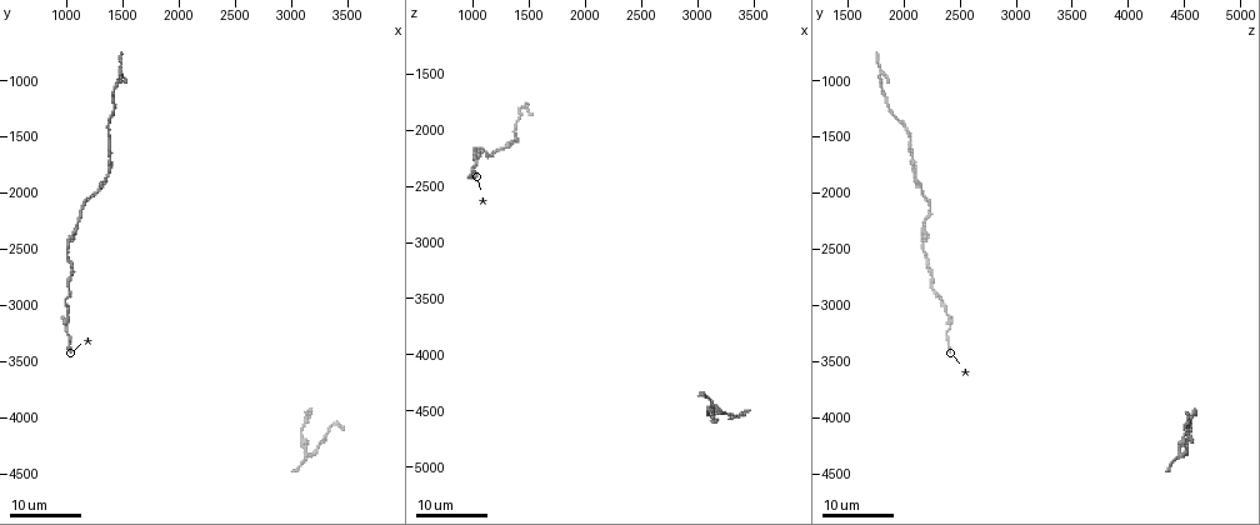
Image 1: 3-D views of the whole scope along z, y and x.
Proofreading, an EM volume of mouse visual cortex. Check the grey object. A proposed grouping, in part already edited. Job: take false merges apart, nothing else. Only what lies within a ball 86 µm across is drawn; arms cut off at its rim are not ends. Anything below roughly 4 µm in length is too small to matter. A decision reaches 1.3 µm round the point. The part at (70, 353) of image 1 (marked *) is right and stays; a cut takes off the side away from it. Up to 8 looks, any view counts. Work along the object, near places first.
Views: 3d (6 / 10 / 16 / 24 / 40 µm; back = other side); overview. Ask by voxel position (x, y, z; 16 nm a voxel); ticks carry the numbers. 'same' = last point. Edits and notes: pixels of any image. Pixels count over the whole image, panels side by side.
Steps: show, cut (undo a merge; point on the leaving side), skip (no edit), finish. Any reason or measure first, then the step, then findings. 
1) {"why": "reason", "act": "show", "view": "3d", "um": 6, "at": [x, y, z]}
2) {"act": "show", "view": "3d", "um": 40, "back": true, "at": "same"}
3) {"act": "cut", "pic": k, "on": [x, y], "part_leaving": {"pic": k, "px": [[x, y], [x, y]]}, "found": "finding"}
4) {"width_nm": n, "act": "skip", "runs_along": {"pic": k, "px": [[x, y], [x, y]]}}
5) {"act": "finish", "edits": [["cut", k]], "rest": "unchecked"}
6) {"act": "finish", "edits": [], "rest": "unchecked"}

{"why": "calibre changes", "act": "show", "view": "3d", "um": 24, "at": [1080, 2360, 2180]}

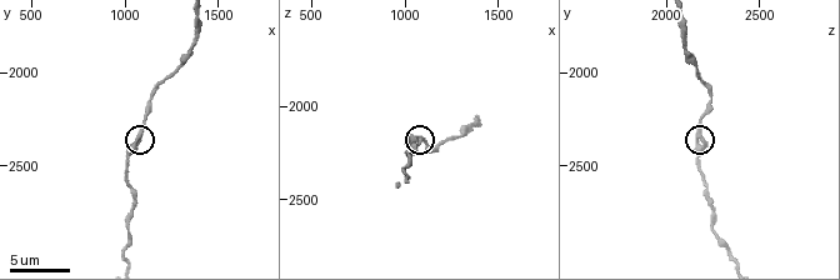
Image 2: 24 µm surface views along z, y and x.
{"act": "show", "view": "3d", "um": 6, "at": [1100, 2320, 2180]}

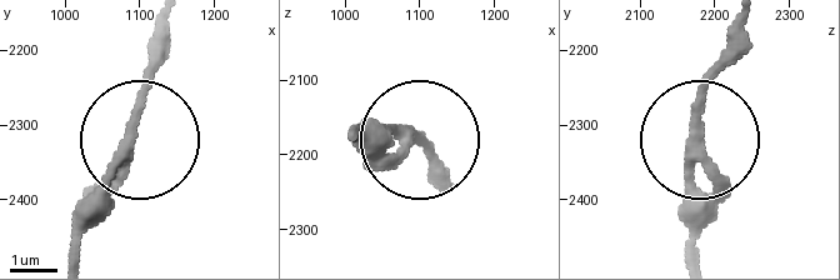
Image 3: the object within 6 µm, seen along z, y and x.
{"act": "skip", "runs_along": {"pic": 3, "px": [[695, 258], [695, 103], [731, 23]]}, "found": "continuous, no second neuron"}

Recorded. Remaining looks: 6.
{"why": "a narrow waist", "act": "show", "view": "3d", "um": 16, "at": [1400, 1540, 2080]}

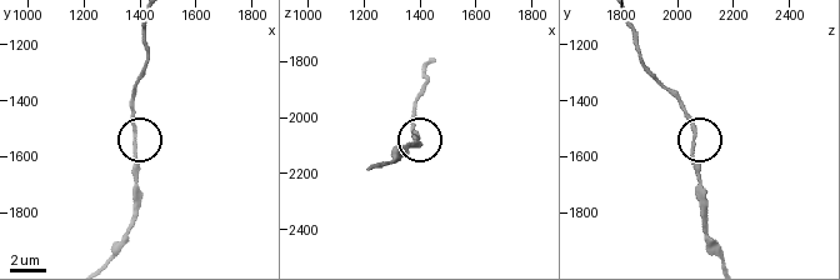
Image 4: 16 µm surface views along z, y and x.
{"act": "show", "view": "3d", "um": 10, "at": [1380, 1530, 2070]}

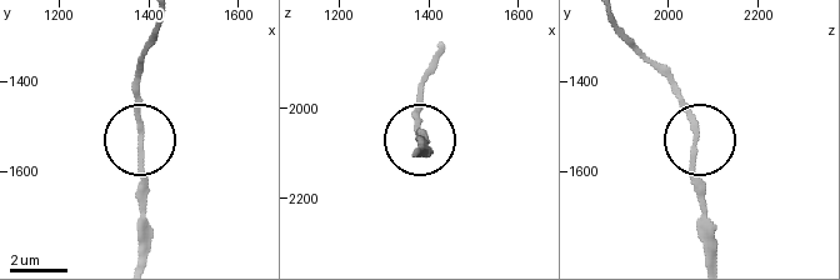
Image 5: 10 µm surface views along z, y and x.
{"act": "skip", "runs_along": {"pic": 5, "px": [[710, 256], [696, 120], [674, 79]]}, "found": "one neuron here"}

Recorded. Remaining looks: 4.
{"why": "a narrow waist", "act": "show", "view": "3d", "um": 16, "at": [1360, 1820, 2100]}

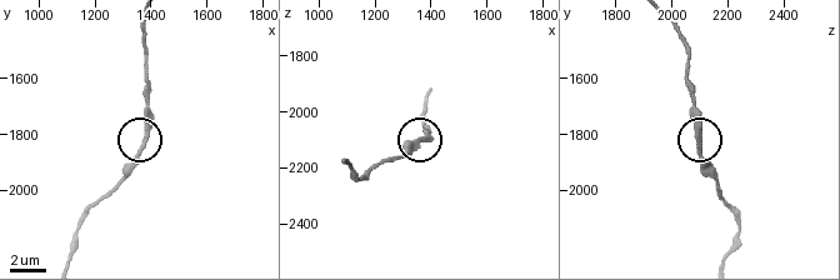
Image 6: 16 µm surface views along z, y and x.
{"act": "skip", "runs_along": {"pic": 6, "px": [[725, 256], [738, 220], [703, 154], [694, 118], [694, 84]]}, "found": "one neuron here"}

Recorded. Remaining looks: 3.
{"why": "calibre changes", "act": "show", "view": "3d", "um": 24, "at": [3340, 4060, 4540]}

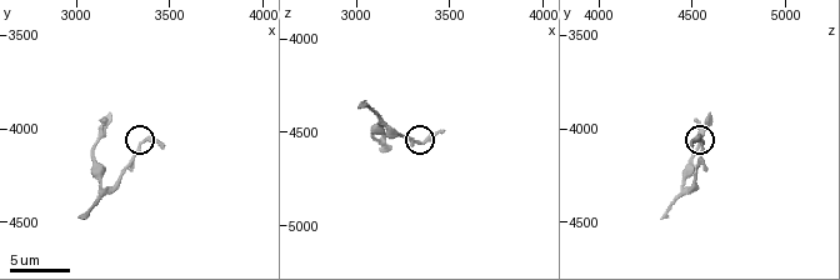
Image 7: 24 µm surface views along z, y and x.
{"act": "show", "view": "3d", "um": 10, "at": [3360, 4080, 4560]}

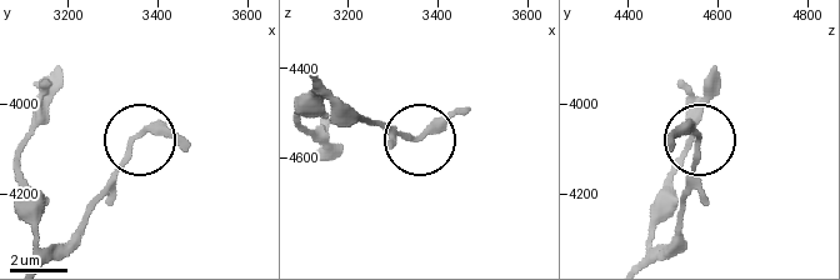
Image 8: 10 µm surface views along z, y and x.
{"act": "skip", "found": "all the same neuron"}

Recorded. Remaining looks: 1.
{"act": "finish", "edits": [], "rest": "unchecked"}

